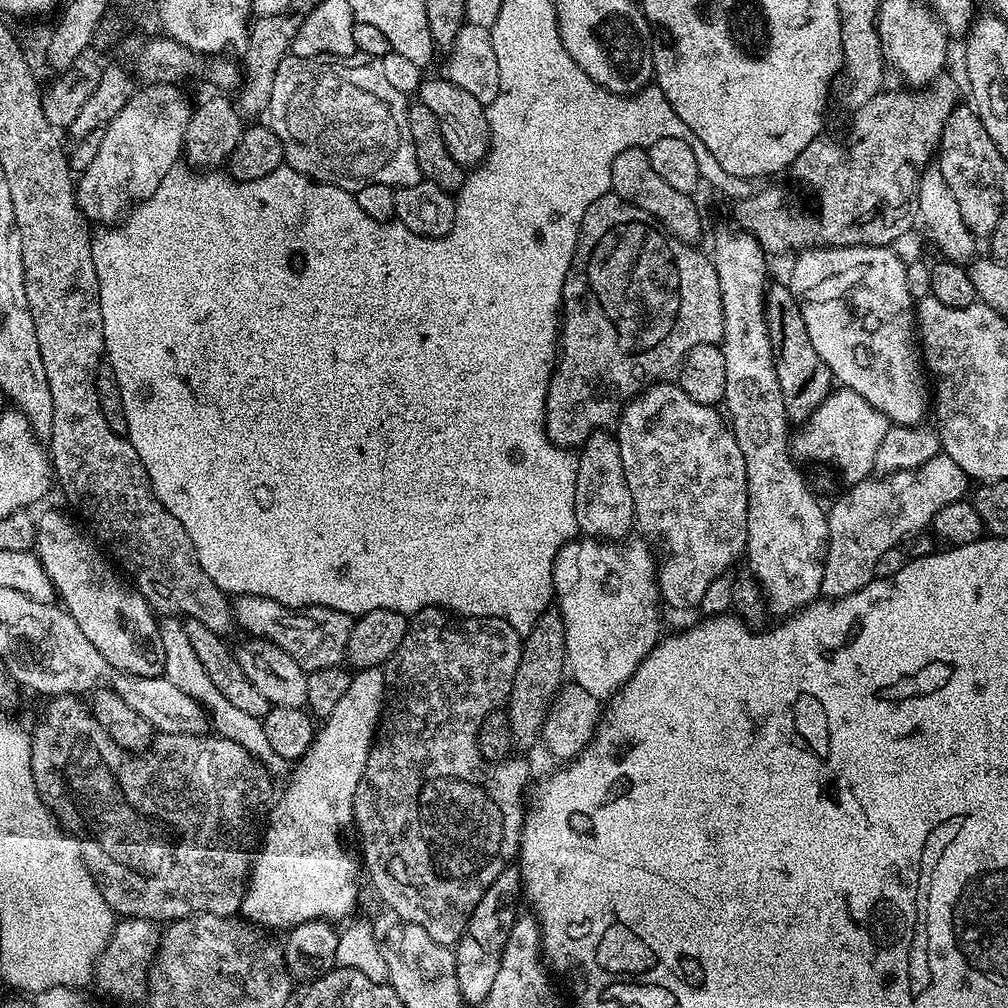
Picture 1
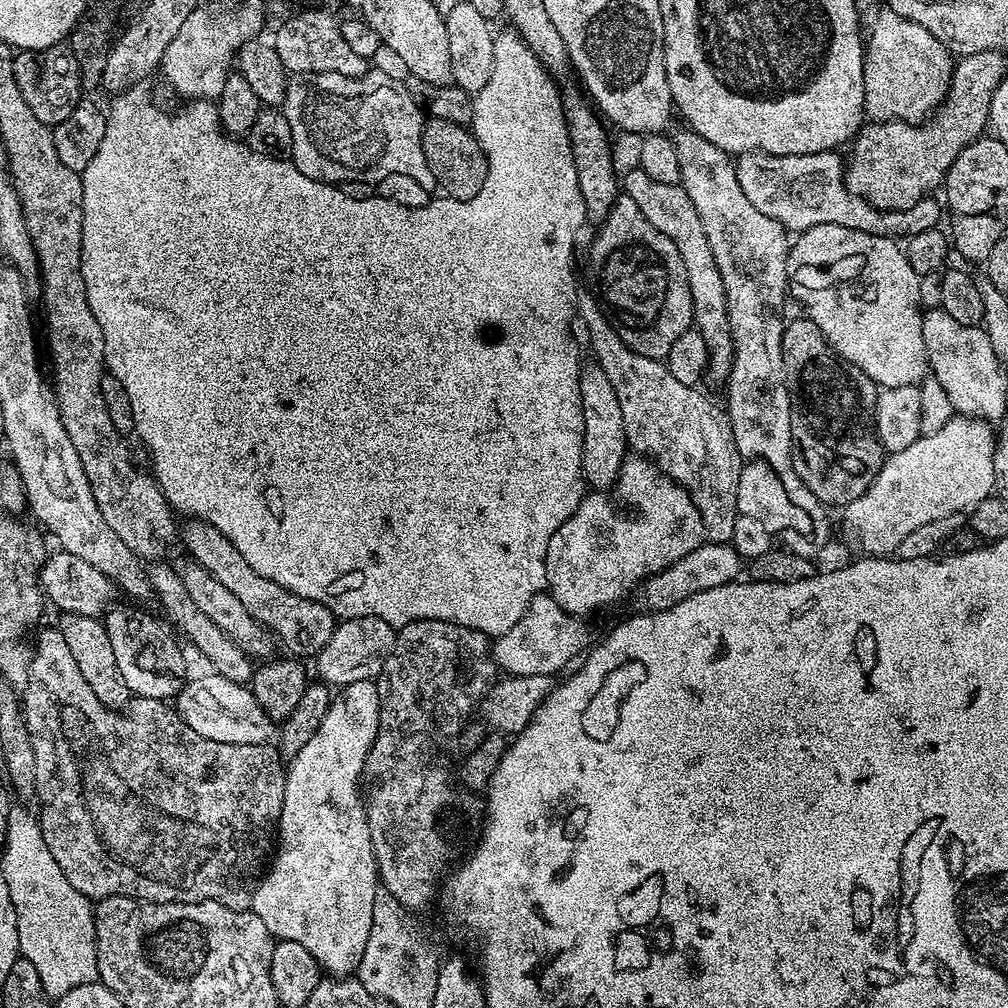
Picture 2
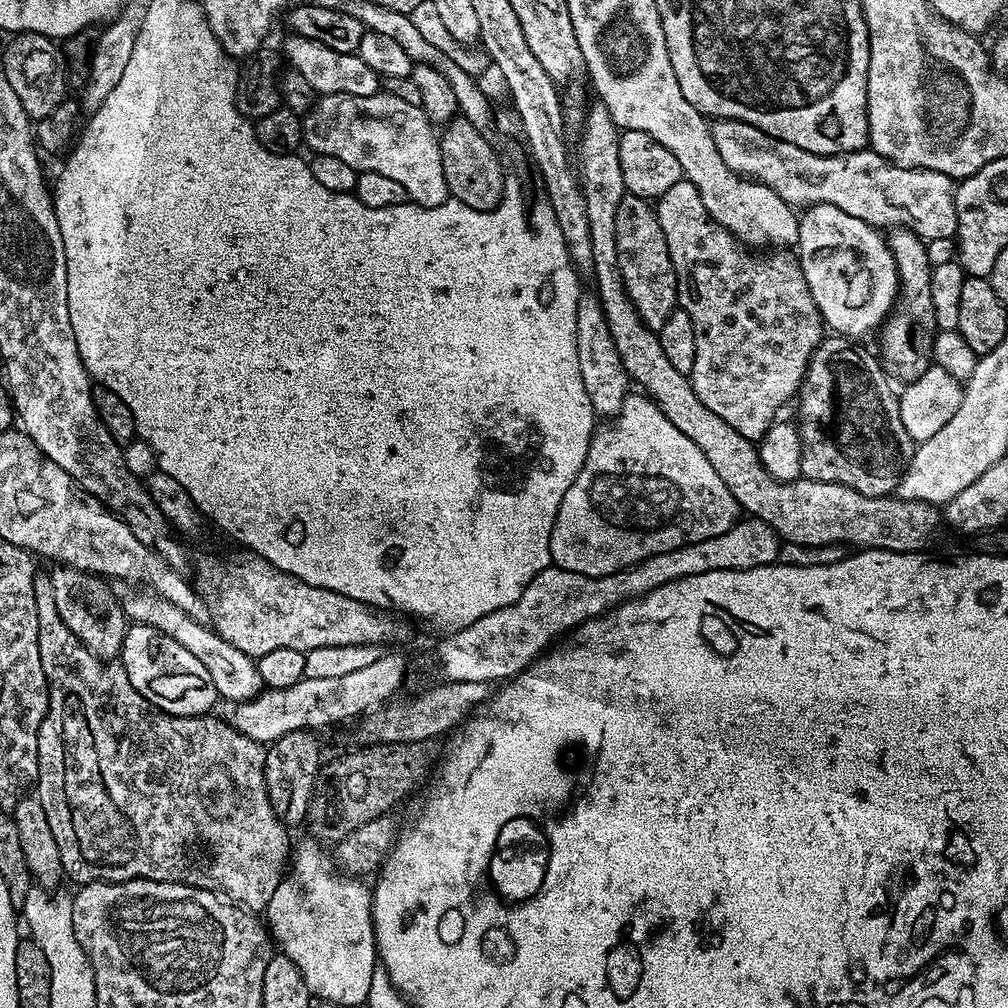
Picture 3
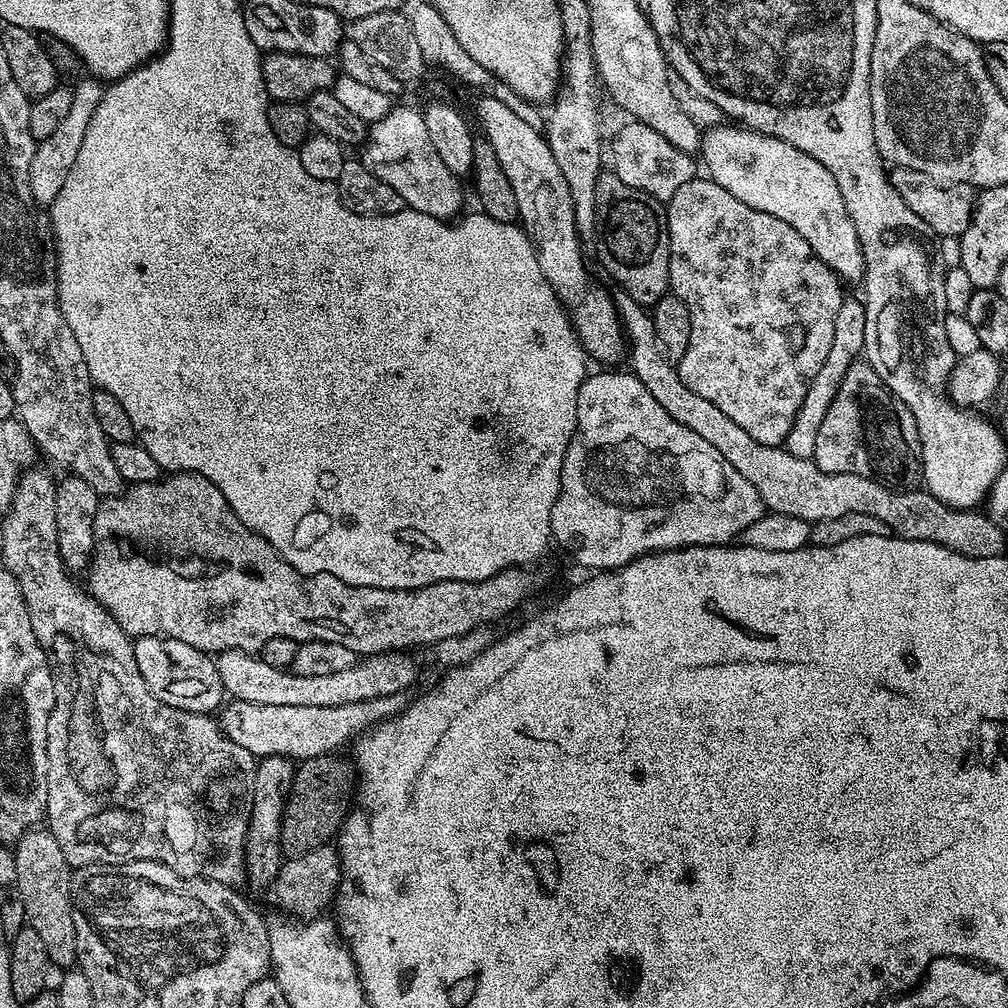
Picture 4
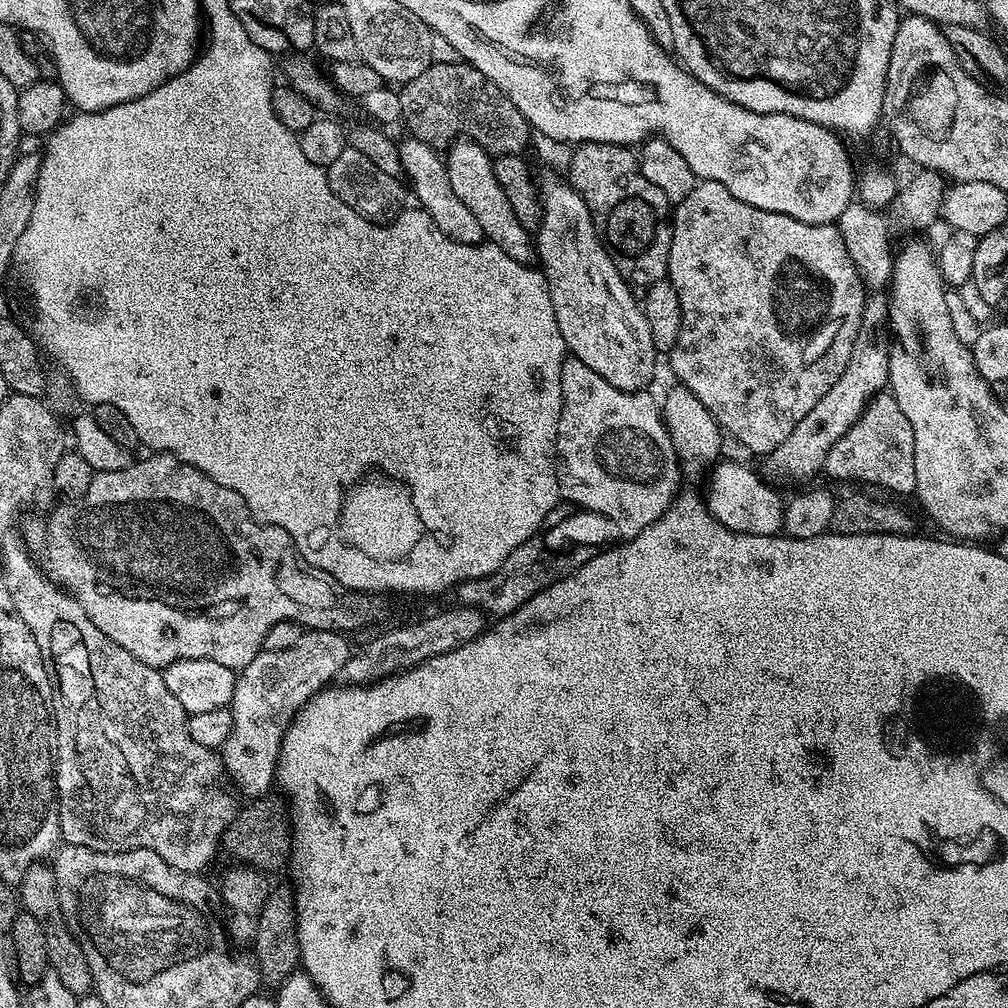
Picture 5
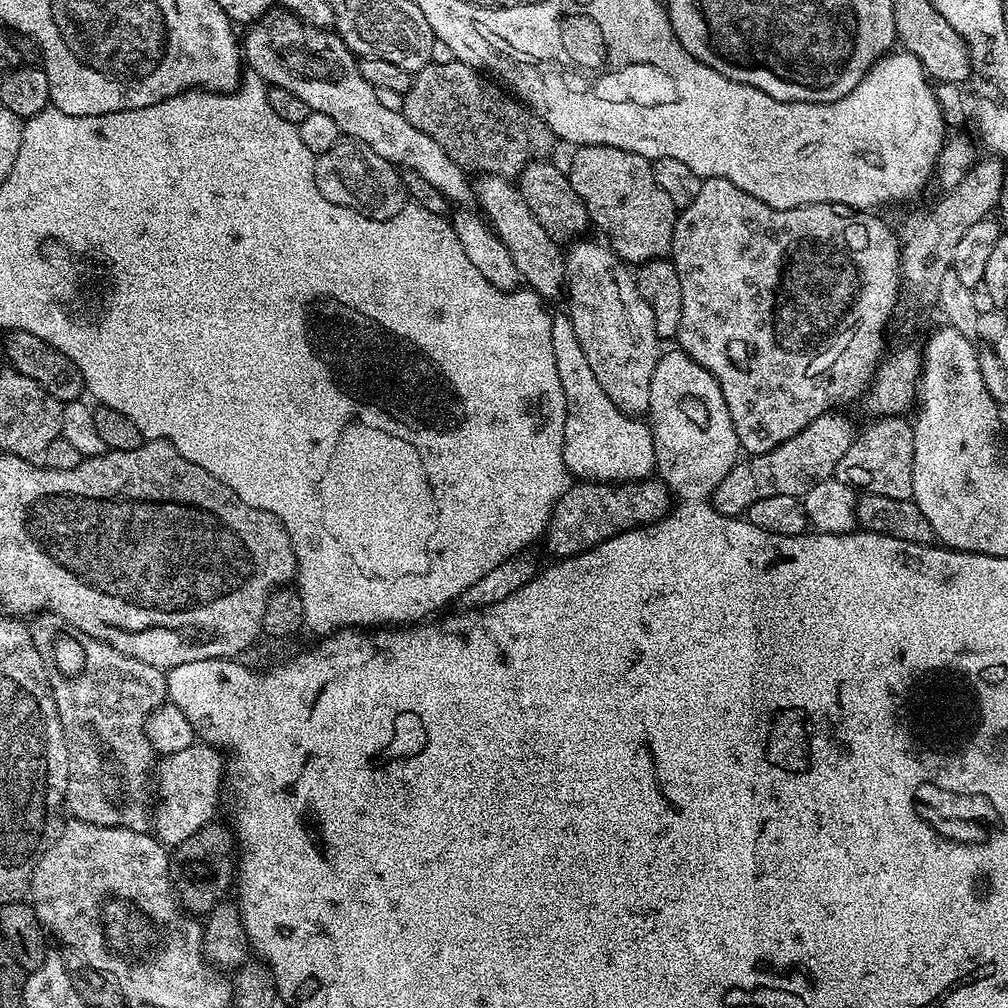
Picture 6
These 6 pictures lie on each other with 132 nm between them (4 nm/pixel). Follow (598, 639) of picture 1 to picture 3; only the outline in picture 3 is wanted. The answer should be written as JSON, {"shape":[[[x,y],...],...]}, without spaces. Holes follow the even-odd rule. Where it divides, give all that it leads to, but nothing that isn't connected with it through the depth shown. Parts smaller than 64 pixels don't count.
{"shape":[[[647,395],[624,397],[619,412],[609,428],[597,427],[592,434],[586,462],[578,470],[578,478],[570,482],[562,506],[558,506],[556,521],[550,534],[552,564],[562,570],[587,576],[605,576],[641,564],[654,554],[669,552],[684,544],[702,542],[718,534],[726,534],[734,526],[742,509],[734,494],[718,478],[718,470],[710,466],[710,458],[662,414],[662,410]]]}

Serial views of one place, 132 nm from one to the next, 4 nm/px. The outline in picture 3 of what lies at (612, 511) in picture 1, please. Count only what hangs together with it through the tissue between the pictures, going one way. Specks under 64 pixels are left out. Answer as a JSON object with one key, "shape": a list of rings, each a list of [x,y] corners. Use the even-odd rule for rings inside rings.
{"shape":[[[595,294],[581,295],[578,302],[578,371],[582,374],[582,386],[586,388],[586,394],[590,400],[592,411],[597,417],[607,418],[615,417],[619,412],[624,397],[629,395],[630,377],[628,372],[622,366],[622,358],[618,358],[618,346],[614,346],[614,338],[610,338],[610,326],[606,326],[606,314],[600,305],[600,299]]]}

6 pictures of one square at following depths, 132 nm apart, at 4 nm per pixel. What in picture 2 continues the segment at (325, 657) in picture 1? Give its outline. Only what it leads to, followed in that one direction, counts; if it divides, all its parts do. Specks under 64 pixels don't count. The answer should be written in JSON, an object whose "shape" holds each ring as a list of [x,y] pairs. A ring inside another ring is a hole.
{"shape":[[[185,519],[182,524],[182,544],[183,540],[192,555],[189,557],[210,570],[210,574],[214,574],[214,578],[218,578],[218,582],[222,582],[226,590],[232,591],[238,602],[242,602],[242,606],[250,610],[254,619],[263,624],[279,643],[281,640],[292,651],[289,653],[293,657],[314,658],[326,646],[336,625],[336,617],[327,605],[320,604],[311,597],[294,594],[278,586],[278,582],[270,582],[270,578],[262,578],[262,574],[255,572],[246,558],[238,554],[234,542],[230,542],[230,538],[222,534],[222,530],[210,526],[204,520]]]}

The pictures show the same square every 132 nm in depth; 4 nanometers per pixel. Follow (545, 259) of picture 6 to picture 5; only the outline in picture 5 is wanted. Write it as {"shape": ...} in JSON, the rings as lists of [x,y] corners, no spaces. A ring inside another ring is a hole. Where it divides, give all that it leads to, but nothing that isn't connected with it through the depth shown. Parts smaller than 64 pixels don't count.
{"shape":[[[461,138],[449,144],[446,149],[446,163],[450,174],[450,187],[454,194],[466,202],[468,209],[478,218],[482,225],[484,240],[489,244],[498,246],[514,258],[514,262],[532,264],[534,260],[534,236],[514,218],[514,210],[506,199],[502,186],[498,184],[498,178],[494,175],[493,157],[482,147],[475,144],[473,140]]]}

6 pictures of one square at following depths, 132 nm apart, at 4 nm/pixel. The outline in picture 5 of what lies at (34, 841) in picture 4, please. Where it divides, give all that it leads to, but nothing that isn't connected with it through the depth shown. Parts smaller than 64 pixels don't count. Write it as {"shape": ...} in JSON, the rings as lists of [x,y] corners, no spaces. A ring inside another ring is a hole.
{"shape":[[[37,862],[30,866],[30,870],[26,870],[23,880],[18,885],[18,899],[21,909],[29,912],[37,920],[38,926],[42,926],[51,972],[58,974],[58,979],[65,984],[66,990],[70,990],[78,998],[89,995],[93,991],[90,966],[86,962],[86,954],[82,954],[82,946],[78,946],[74,934],[68,929],[68,923],[64,921],[58,902],[56,879],[47,863]]]}

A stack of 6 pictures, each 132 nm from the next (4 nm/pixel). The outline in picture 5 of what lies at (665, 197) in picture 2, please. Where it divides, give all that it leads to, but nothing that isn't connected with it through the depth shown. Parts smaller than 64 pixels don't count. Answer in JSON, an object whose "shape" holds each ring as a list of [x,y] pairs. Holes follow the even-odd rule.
{"shape":[[[701,180],[694,186],[694,190],[690,190],[690,194],[686,194],[686,198],[682,198],[680,204],[675,205],[672,214],[672,237],[670,238],[670,258],[668,259],[668,275],[666,278],[672,283],[674,290],[678,290],[678,302],[682,302],[682,330],[678,330],[678,342],[670,353],[673,374],[680,379],[677,381],[683,387],[692,391],[694,398],[698,398],[698,402],[702,402],[702,406],[706,406],[706,410],[710,410],[712,417],[717,420],[721,429],[729,437],[732,435],[742,447],[749,448],[752,452],[757,452],[760,458],[767,457],[769,452],[773,452],[775,448],[782,446],[782,442],[786,442],[786,438],[794,430],[794,426],[798,426],[798,422],[802,422],[802,418],[806,418],[806,414],[810,414],[810,410],[814,410],[814,405],[818,403],[818,398],[822,398],[822,394],[826,394],[826,390],[830,390],[830,386],[834,386],[834,382],[838,382],[838,378],[846,370],[850,358],[857,351],[856,335],[859,334],[860,323],[864,320],[864,292],[866,293],[866,285],[850,258],[850,250],[846,250],[846,242],[840,233],[839,227],[836,224],[798,222],[798,218],[790,218],[786,214],[778,214],[770,210],[762,210],[758,206],[750,206],[750,202],[742,202],[738,198],[734,198],[734,194],[730,194],[730,190],[726,190],[726,186],[722,186],[722,182]]]}

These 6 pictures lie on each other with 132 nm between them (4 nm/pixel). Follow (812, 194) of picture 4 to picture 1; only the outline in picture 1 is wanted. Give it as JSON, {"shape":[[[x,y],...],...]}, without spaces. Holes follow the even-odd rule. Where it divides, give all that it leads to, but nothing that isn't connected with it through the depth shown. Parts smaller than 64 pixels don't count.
{"shape":[[[882,246],[810,248],[795,257],[796,265],[786,277],[786,283],[788,291],[802,310],[806,334],[810,334],[814,350],[818,350],[822,362],[826,362],[833,377],[843,387],[854,390],[854,394],[862,394],[862,398],[866,398],[870,406],[887,416],[893,425],[919,425],[924,411],[930,408],[930,384],[926,379],[926,365],[918,347],[918,325],[914,299],[907,286],[906,264],[900,261],[898,253],[892,251],[896,250]]]}

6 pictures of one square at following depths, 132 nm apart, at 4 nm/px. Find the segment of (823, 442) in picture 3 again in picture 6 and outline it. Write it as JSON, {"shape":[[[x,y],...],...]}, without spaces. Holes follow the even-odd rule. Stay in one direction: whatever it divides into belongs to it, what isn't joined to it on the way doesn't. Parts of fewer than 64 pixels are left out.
{"shape":[[[904,416],[873,419],[868,429],[853,440],[850,450],[842,454],[834,479],[855,488],[857,493],[911,500],[914,494],[914,430]]]}

